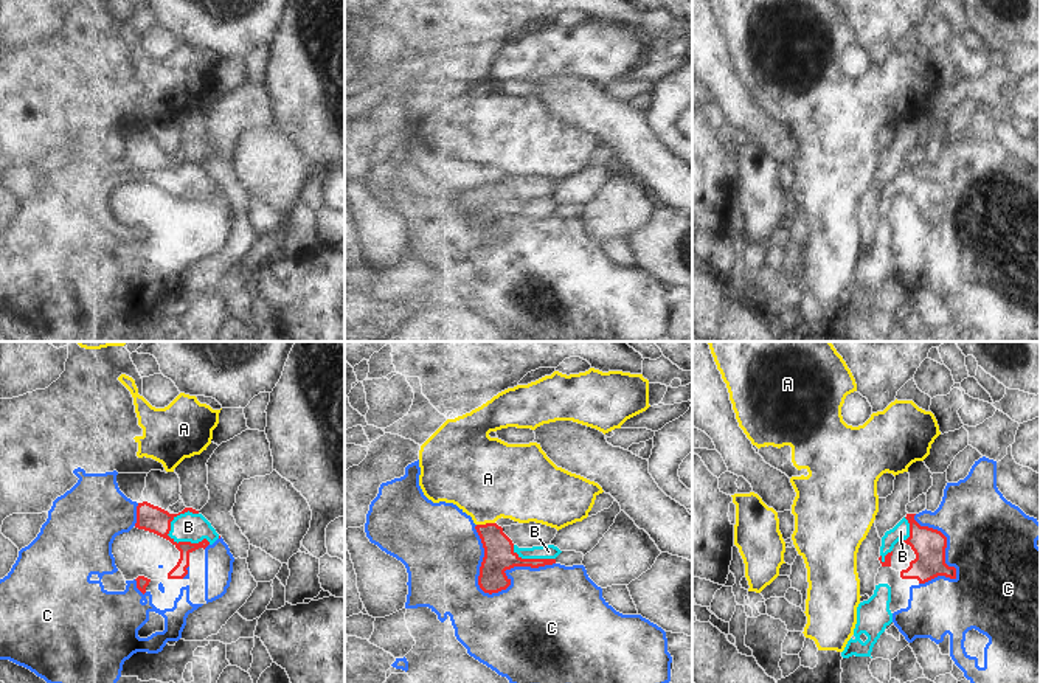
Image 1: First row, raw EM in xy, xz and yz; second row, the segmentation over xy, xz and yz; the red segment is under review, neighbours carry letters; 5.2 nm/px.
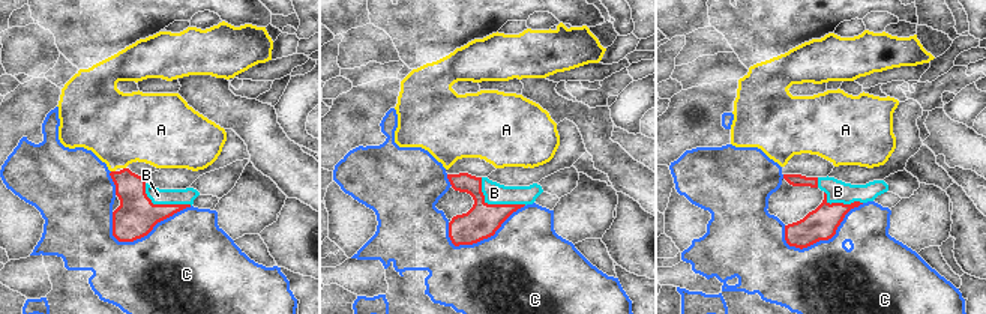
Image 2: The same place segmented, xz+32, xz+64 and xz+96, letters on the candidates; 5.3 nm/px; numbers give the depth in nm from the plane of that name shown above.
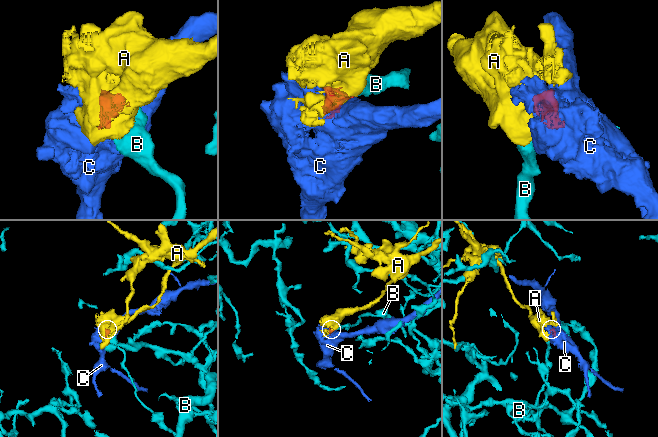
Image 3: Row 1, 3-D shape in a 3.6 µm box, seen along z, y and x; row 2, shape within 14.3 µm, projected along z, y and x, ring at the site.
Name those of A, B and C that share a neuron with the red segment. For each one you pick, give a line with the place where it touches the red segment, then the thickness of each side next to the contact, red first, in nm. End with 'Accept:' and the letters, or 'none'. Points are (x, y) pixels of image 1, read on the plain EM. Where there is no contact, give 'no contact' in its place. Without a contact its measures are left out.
B: contact xy (183, 194); calibres 140 and 150 nm
Accept: B

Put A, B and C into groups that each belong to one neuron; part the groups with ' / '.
A / B / C

